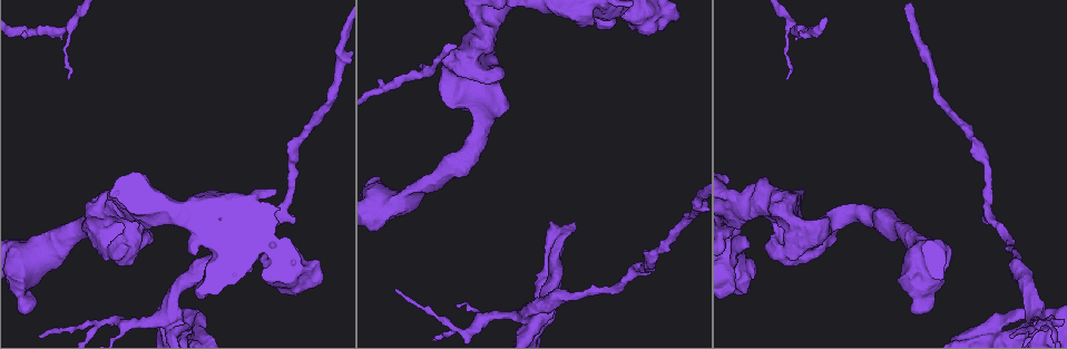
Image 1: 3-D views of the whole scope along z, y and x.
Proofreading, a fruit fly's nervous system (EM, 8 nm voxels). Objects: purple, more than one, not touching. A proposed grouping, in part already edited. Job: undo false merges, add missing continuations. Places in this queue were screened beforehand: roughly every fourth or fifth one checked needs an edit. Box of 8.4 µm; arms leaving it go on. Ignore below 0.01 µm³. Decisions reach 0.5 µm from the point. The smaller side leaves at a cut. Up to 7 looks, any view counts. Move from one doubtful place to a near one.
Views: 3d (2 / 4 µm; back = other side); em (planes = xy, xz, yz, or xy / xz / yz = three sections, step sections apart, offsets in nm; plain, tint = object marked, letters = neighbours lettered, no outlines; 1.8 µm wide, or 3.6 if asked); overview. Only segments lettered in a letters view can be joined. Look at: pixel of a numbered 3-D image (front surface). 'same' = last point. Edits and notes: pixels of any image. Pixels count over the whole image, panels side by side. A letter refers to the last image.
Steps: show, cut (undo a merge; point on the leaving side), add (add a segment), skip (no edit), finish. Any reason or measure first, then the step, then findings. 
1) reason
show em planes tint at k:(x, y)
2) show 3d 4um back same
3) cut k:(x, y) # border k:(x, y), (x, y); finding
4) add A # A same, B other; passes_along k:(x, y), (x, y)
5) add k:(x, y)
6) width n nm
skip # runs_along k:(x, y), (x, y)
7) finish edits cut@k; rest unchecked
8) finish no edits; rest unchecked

calibre changes
show em xz step 8 tint at 1:(21, 287)

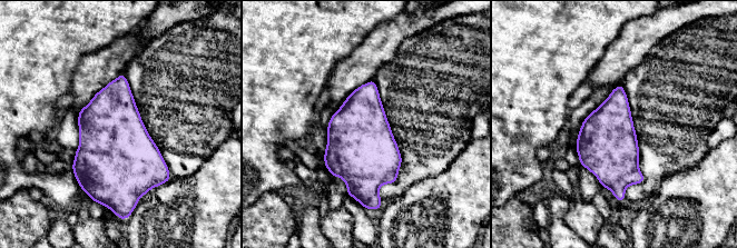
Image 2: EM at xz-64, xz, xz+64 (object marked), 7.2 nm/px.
cut it another way
show em planes letters same

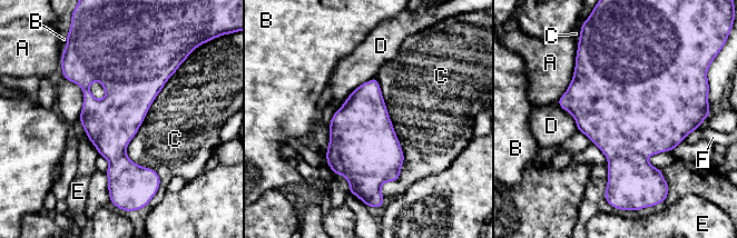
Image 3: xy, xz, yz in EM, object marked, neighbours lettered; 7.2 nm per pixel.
width 380 nm
skip # A other, B other, C other, D other, E other, F other; border 3:(176, 70), (126, 148), (159, 185); one neuron here

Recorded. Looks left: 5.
thin end
show em planes letters at 1:(786, 78)

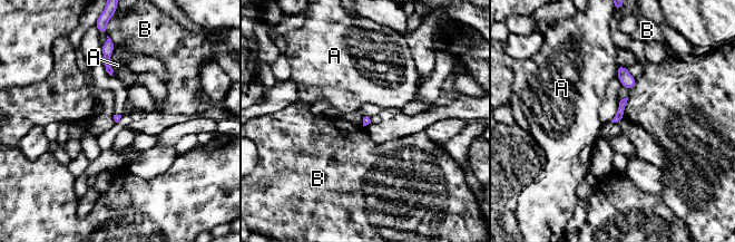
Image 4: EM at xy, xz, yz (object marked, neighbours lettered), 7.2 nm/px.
longest_contact A 220 nm
skip # A other, B other; no lettered segment goes on from it

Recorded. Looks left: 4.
show em planes tint at 1:(741, 280)

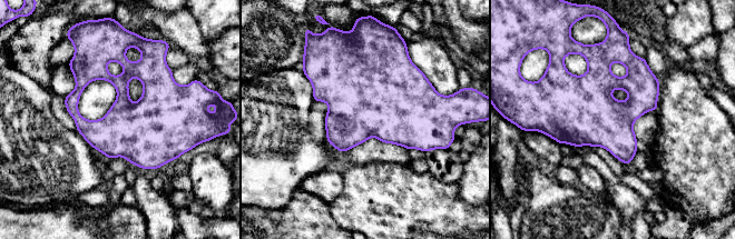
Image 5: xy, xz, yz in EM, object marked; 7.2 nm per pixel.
what lies round it
show em planes letters same

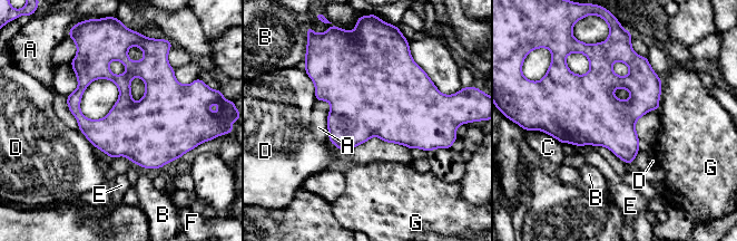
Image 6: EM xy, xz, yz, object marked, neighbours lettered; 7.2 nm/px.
skip # A other, B other, C other, D other, E other, F other, G other; border 6:(306, 73), (314, 85), (316, 100); continuous, no second neuron

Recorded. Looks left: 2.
finish no edits; rest unchecked

